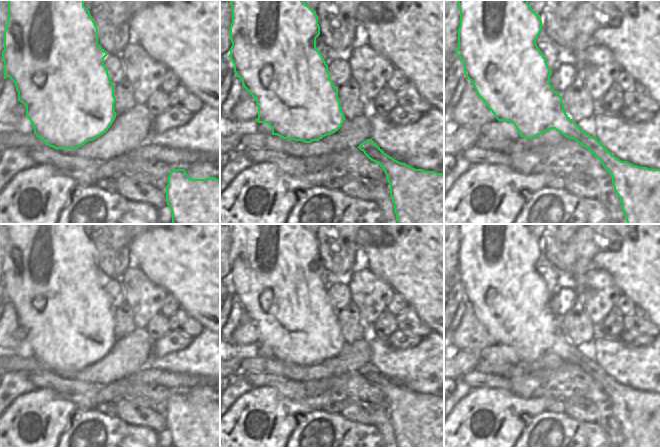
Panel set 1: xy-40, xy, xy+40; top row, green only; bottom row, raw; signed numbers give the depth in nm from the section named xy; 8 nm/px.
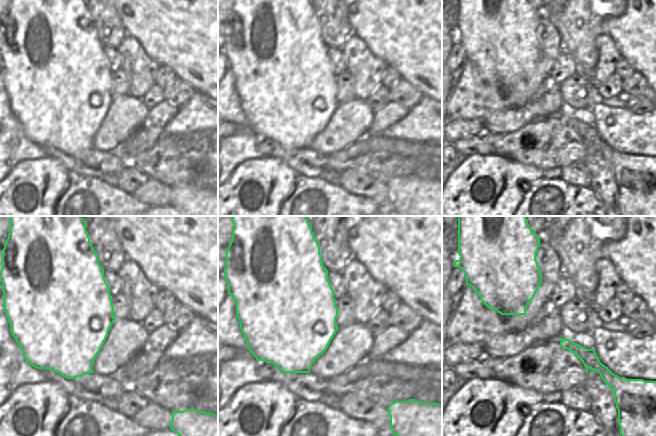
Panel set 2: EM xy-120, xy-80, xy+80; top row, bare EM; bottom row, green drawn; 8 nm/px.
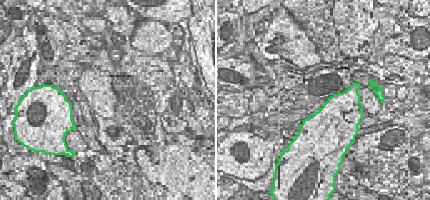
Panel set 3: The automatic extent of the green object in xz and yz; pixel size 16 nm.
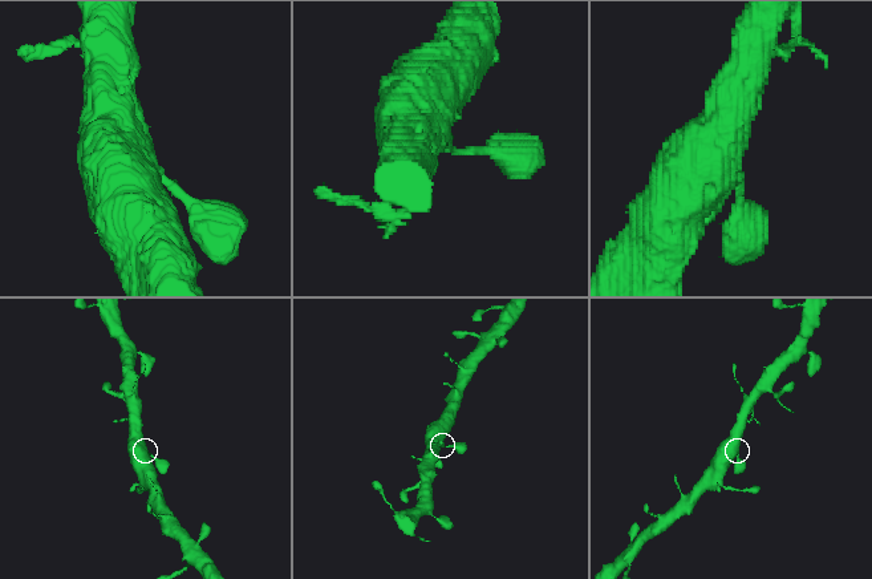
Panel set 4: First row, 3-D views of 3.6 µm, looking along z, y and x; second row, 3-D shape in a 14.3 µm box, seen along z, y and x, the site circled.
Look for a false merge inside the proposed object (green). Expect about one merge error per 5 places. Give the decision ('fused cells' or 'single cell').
single cell

